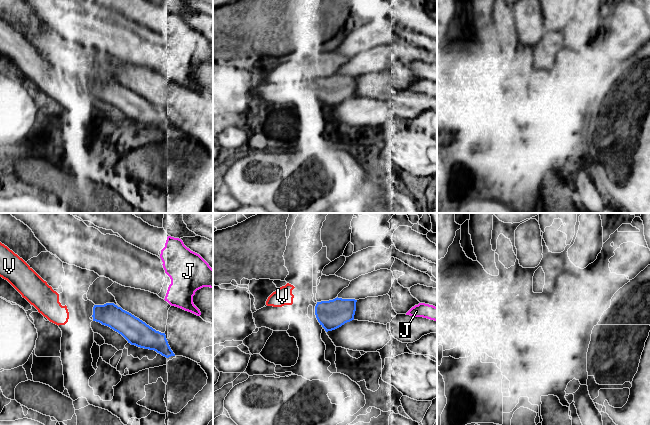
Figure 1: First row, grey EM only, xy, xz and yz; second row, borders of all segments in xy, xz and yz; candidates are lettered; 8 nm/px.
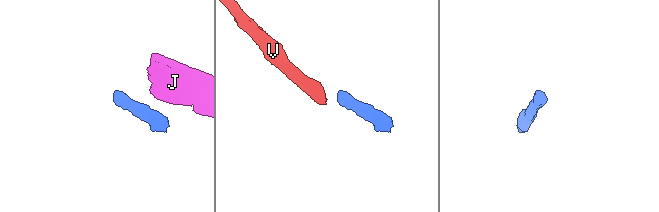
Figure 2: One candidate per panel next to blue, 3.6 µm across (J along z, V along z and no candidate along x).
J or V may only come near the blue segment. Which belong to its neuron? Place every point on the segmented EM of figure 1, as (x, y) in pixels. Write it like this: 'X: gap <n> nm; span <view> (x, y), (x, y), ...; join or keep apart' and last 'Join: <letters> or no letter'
J: gap 240 nm; span xy (164, 333), (171, 305); keep apart
V: gap 190 nm; span xz (315, 306), (292, 303); keep apart
Join: no letter

